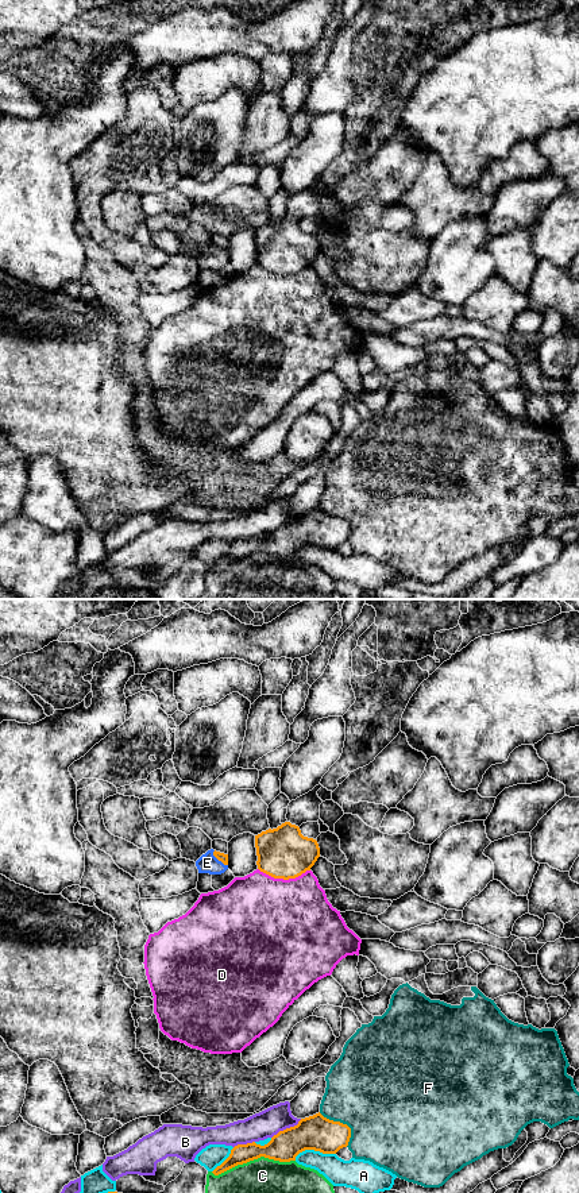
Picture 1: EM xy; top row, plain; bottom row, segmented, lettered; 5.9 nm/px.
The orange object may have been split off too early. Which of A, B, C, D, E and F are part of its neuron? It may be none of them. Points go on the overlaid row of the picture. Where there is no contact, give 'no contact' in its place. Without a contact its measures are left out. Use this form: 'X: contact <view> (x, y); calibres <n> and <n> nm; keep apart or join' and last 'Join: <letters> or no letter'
A: contact xy (313, 1149); calibres 220 and 160 nm; keep apart
B: contact xy (286, 1128); calibres 220 and 160 nm; keep apart
C: contact xy (253, 1159); calibres 180 and 200 nm; keep apart
D: contact xy (284, 879); calibres 300 and 500 nm; keep apart
E: contact xy (219, 860); calibres 50 and 110 nm; join
F: contact xy (342, 1123); calibres 220 and 480 nm; keep apart
Join: E

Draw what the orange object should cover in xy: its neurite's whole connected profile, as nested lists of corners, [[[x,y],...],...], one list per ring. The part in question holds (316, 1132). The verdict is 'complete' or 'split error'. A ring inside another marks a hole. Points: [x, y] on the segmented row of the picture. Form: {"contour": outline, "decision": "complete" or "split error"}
{"contour": [[[319,1112],[301,1119],[294,1127],[279,1131],[265,1146],[255,1142],[235,1146],[229,1157],[212,1173],[219,1175],[260,1157],[290,1162],[296,1161],[296,1157],[305,1150],[336,1154],[340,1148],[348,1146],[350,1138],[351,1128],[347,1124],[329,1120]]], "decision": "complete"}

